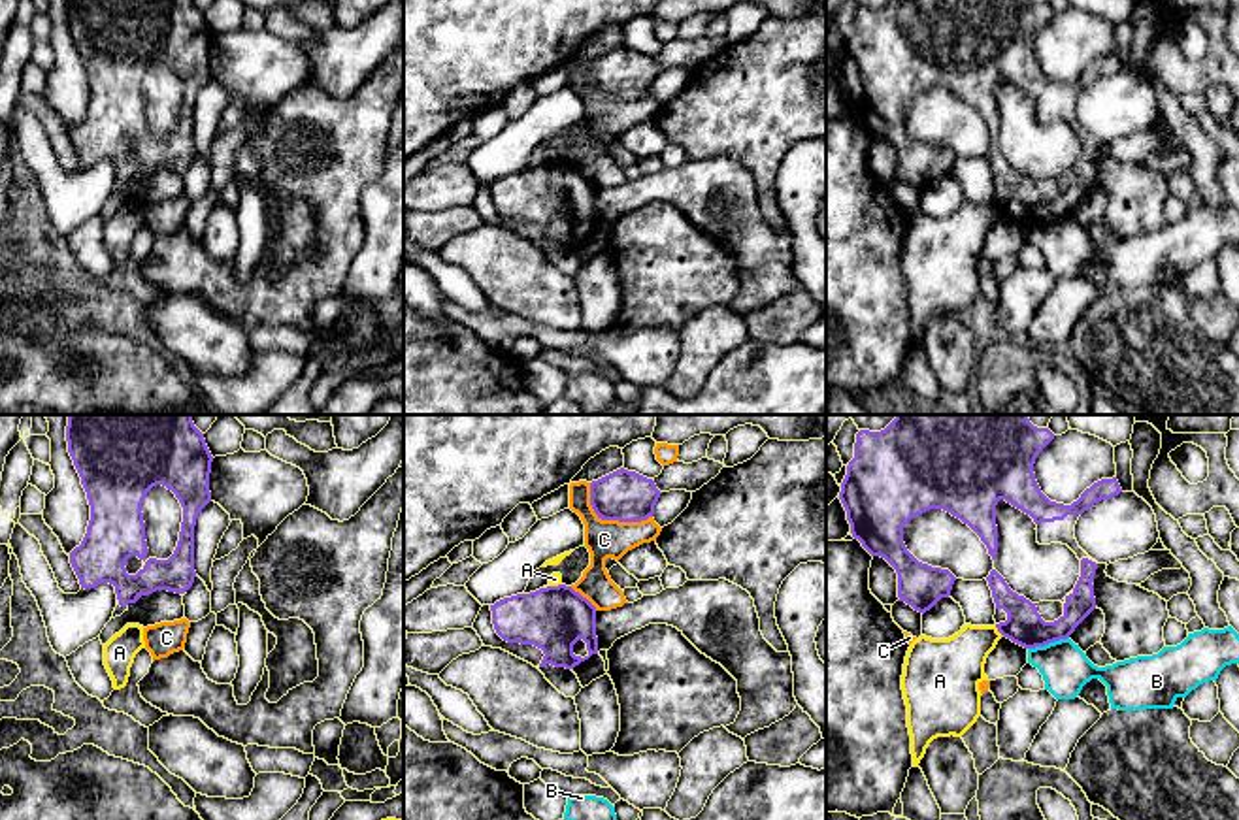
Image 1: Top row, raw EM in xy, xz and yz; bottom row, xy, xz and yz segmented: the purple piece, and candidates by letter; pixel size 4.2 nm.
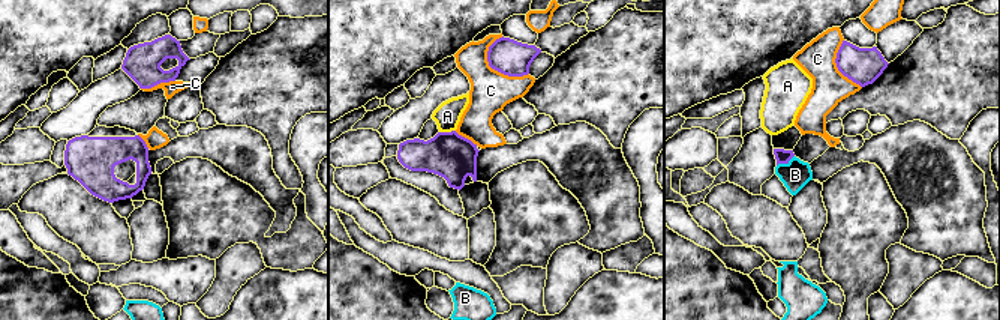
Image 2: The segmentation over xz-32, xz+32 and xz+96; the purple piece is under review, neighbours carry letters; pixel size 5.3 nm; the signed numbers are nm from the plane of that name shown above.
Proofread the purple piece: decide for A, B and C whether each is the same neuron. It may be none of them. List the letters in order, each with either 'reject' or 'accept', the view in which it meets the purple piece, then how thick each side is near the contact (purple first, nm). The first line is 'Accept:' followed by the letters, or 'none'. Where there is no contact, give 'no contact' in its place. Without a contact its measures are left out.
Accept: none
A: reject; meets purple in yz; 160 nm thick on the purple side, 240 nm on the other
B: reject; meets purple in yz; 160 nm thick on the purple side, 200 nm on the other
C: reject; meets purple in xz; 220 nm thick on the purple side, 160 nm on the other

